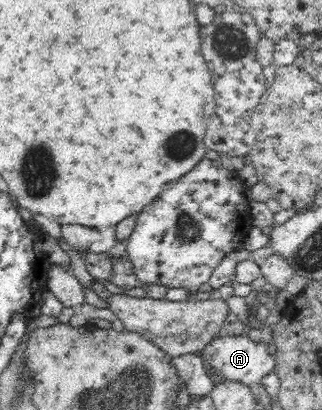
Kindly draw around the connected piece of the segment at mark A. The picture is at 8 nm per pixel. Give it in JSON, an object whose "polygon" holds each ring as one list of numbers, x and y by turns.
{"polygon":[[226,334,214,339,205,346,200,357,203,361,209,362,214,370,222,375,223,380,240,381,254,388,264,376,268,376,276,368,275,354,268,351,268,345,263,341,254,341,244,334]]}

